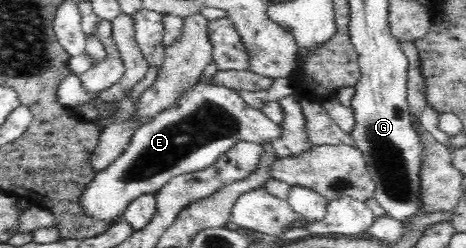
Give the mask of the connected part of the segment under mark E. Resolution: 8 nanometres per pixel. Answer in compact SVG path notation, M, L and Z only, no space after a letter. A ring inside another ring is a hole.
M204 68L202 74L206 74L204 81L180 95L174 107L136 129L130 145L108 167L94 174L79 200L84 213L110 223L138 197L155 195L173 177L210 167L239 141L262 145L280 139L280 125L262 110L250 107L236 89L214 85L212 69Z

